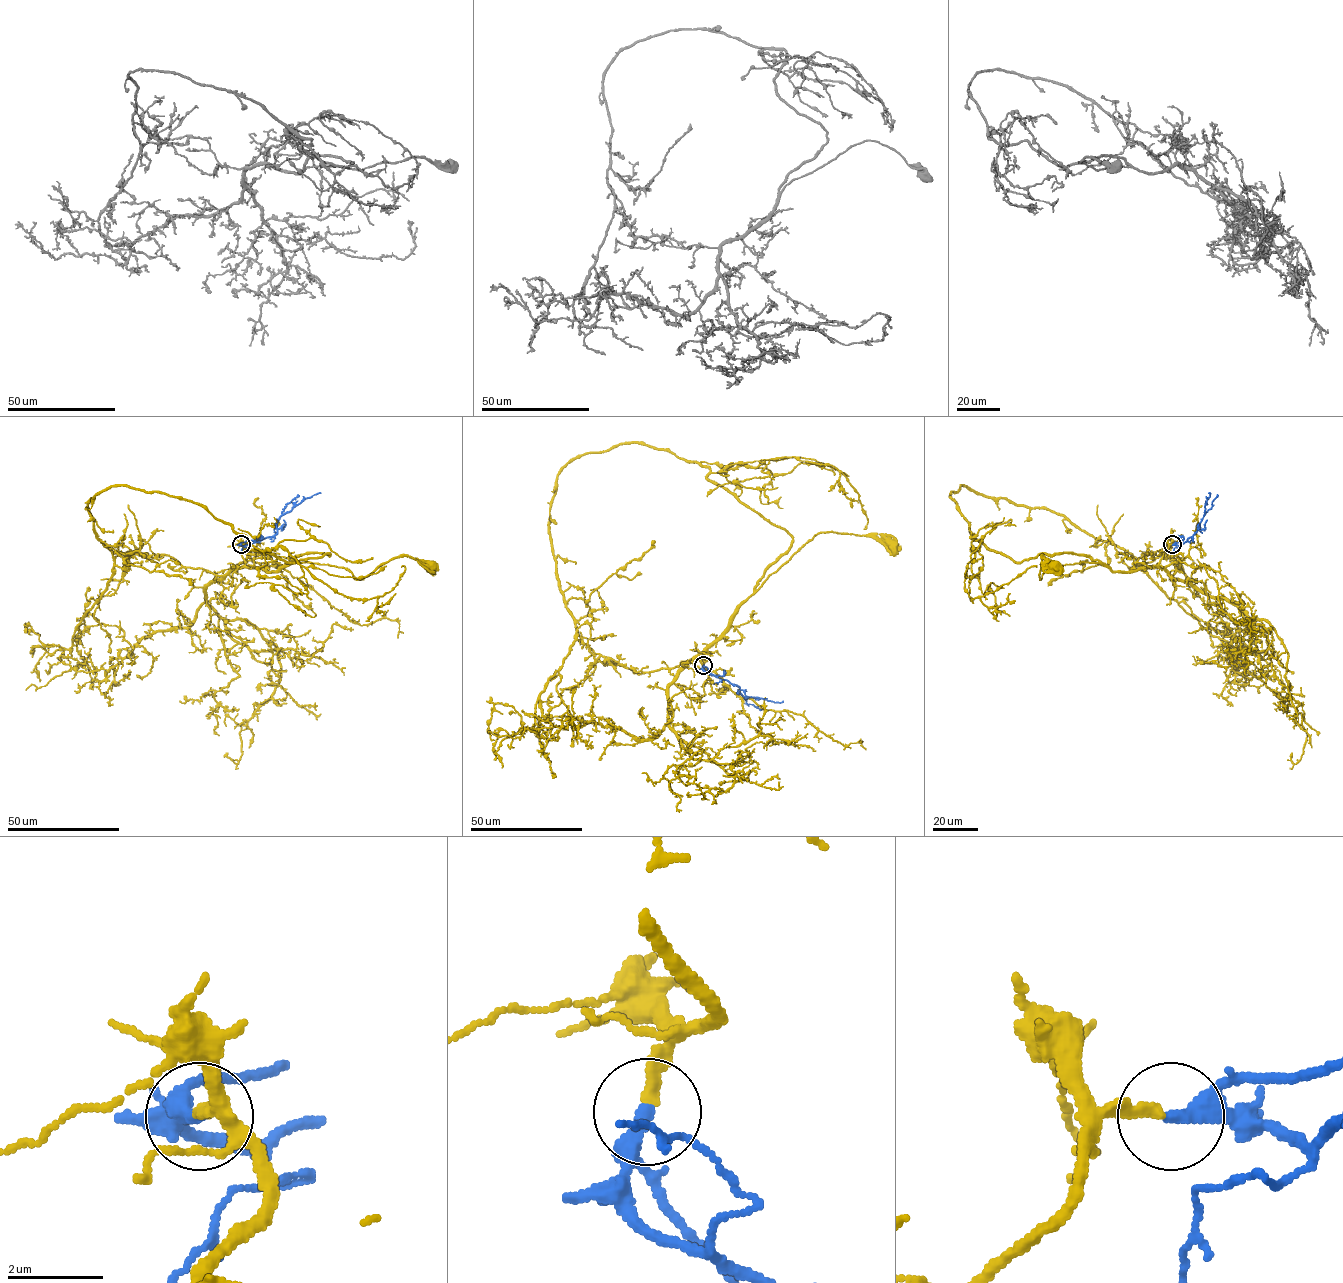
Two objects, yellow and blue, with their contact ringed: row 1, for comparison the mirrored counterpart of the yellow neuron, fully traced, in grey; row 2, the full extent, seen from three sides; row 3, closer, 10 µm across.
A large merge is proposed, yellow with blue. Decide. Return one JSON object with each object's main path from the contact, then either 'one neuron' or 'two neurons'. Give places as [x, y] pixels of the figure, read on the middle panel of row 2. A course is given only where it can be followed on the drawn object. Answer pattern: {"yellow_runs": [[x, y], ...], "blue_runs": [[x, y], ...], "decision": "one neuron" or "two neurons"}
{"yellow_runs": [[703, 664], [707, 659], [703, 656], [737, 609], [816, 535], [833, 532], [871, 536], [893, 547]], "blue_runs": [[703, 665], [706, 672], [735, 684], [744, 696], [776, 702], [783, 701]], "decision": "one neuron"}

